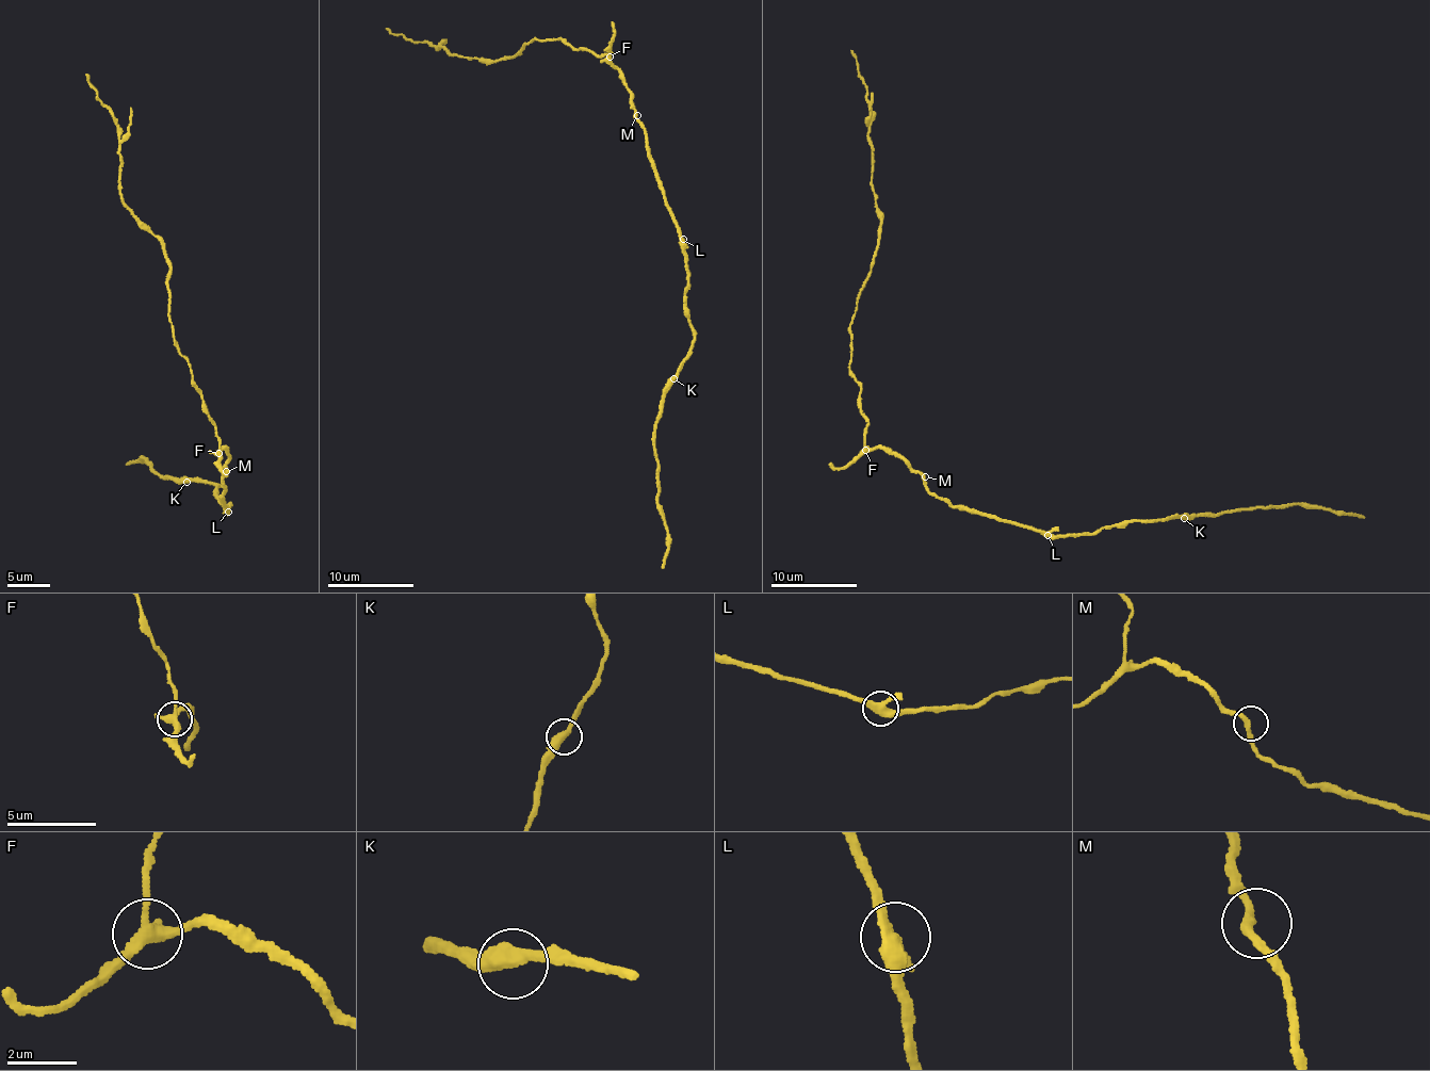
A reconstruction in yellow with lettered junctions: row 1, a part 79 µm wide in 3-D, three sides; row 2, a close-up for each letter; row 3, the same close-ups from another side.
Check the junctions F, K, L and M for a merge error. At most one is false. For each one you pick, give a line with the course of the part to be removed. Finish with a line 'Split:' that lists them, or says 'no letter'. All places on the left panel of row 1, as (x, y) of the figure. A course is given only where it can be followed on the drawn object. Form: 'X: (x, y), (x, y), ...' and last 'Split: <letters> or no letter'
F: (220, 453), (214, 421), (175, 340), (163, 243), (122, 198), (116, 118), (85, 74)
Split: F

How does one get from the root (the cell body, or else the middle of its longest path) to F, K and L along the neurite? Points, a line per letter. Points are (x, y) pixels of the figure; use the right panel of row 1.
F: (923, 476), (902, 458), (878, 447), (865, 450)
K: (923, 476), (926, 489), (954, 506), (965, 506), (1050, 534), (1097, 534), (1134, 520), (1184, 518)
L: (923, 476), (926, 489), (954, 506), (965, 506), (995, 515), (1047, 535)

